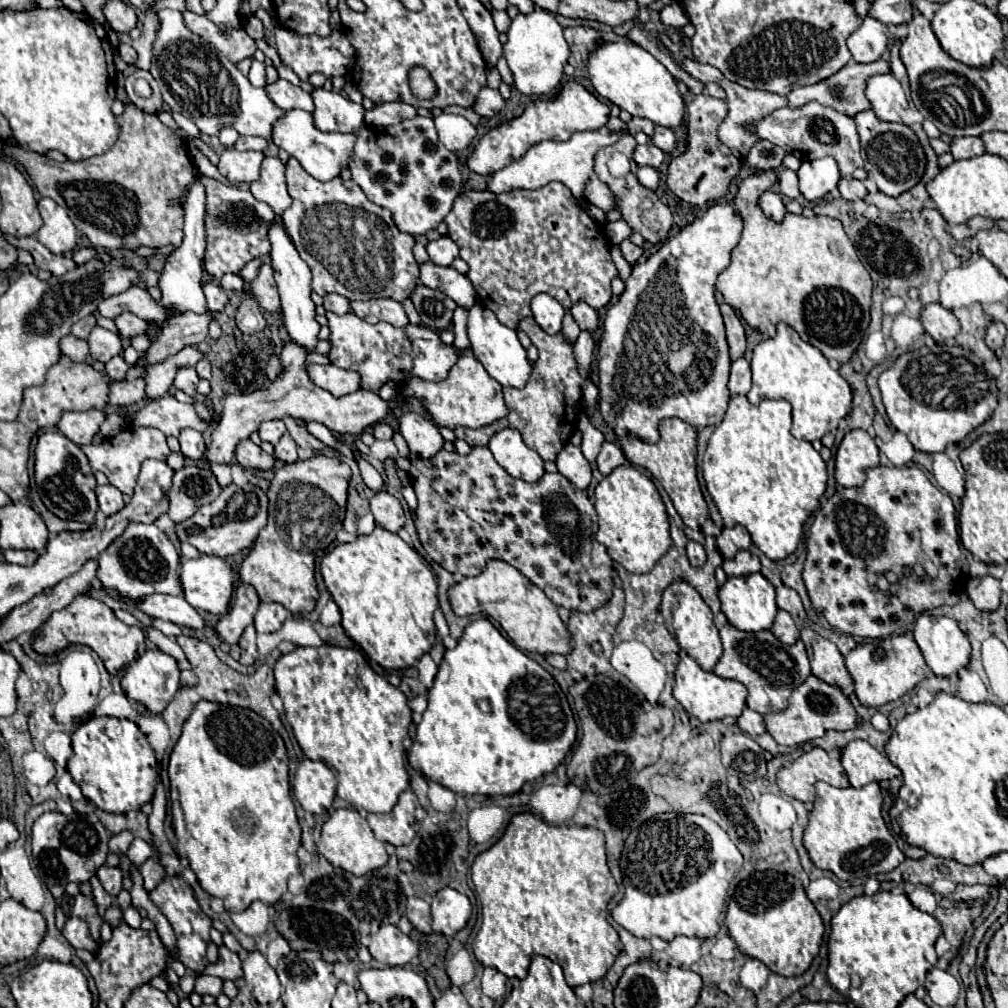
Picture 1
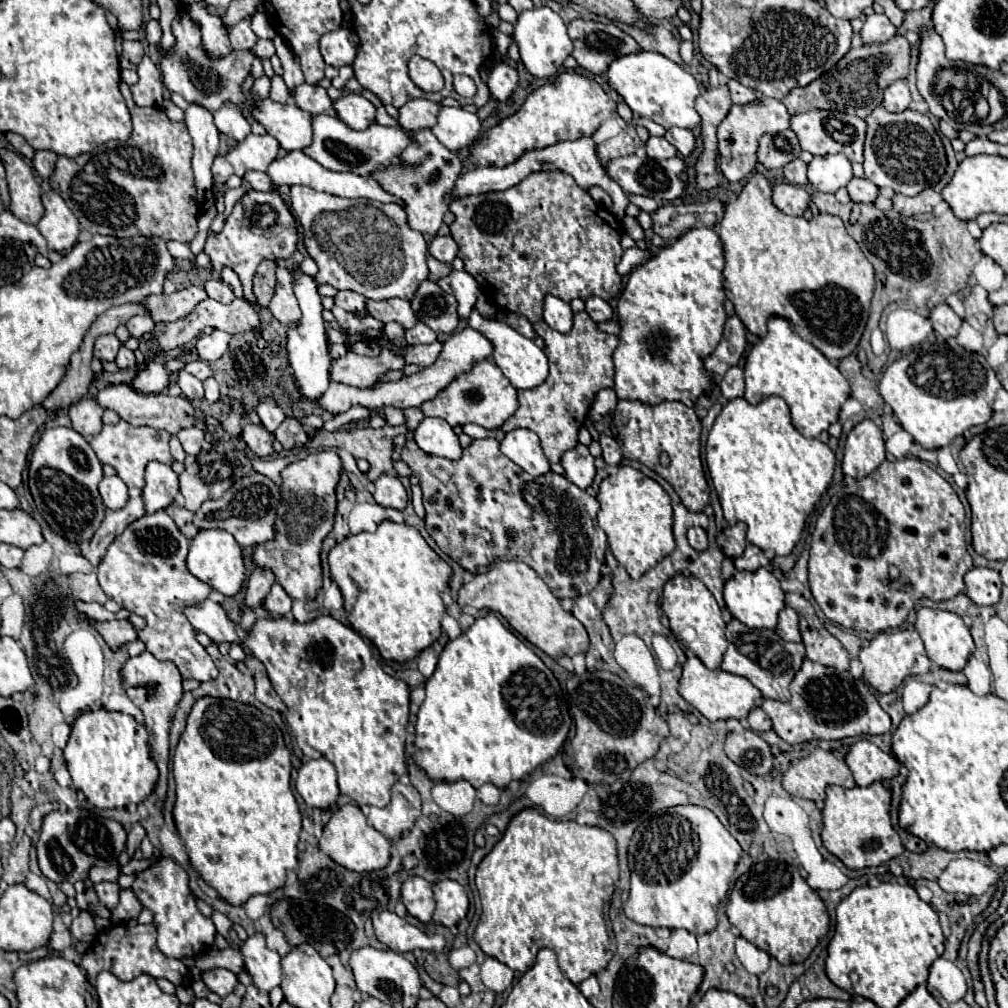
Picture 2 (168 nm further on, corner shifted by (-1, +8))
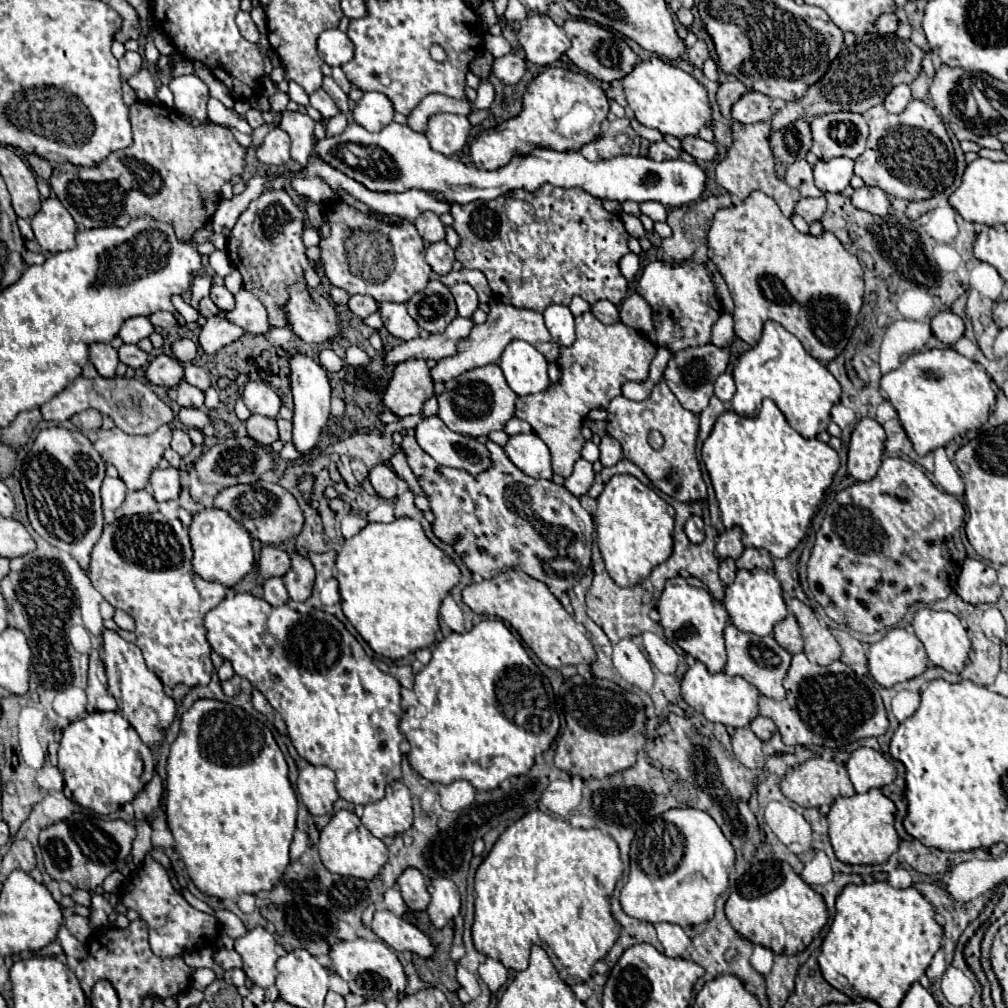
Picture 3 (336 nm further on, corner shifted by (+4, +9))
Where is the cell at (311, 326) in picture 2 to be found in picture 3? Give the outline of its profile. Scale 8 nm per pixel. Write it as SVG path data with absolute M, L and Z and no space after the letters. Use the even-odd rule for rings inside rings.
M294 354L290 358L290 370L292 370L290 380L292 380L292 394L294 394L294 418L292 418L294 438L292 438L292 444L302 456L308 456L316 448L320 434L330 418L330 396L332 396L330 382L326 378L324 368L304 354Z

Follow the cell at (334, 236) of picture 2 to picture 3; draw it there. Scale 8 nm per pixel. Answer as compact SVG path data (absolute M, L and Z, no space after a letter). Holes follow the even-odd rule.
M308 200L306 204L308 204L306 214L314 228L320 228L324 220L330 222L332 228L330 238L320 240L322 250L320 266L326 278L334 286L344 288L350 294L368 294L376 302L404 302L404 304L416 292L426 288L432 270L424 262L424 242L412 222L404 222L400 224L400 228L388 228L388 224L376 224L376 220L360 216L360 212L352 212L348 204L332 202L322 206L312 204Z

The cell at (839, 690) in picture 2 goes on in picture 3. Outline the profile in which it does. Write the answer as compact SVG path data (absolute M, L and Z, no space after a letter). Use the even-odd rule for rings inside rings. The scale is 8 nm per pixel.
M796 654L784 678L784 688L786 688L784 700L772 700L772 698L760 696L758 706L760 706L760 714L770 718L776 724L778 732L782 734L782 742L788 746L814 744L814 746L826 746L826 748L844 748L846 744L852 744L860 738L882 736L888 730L888 714L882 704L876 680L870 674L864 674L862 678L858 678L854 670L840 660L828 666L820 666L820 664L812 664L804 654Z

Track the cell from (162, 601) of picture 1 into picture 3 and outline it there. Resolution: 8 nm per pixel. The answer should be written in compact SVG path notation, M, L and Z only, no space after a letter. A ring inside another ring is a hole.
M236 594L208 612L206 628L212 650L228 660L234 672L258 688L280 712L298 754L314 766L328 766L336 772L336 790L344 800L362 806L372 804L384 798L386 784L400 780L400 742L404 740L398 728L402 716L400 684L374 666L360 642L336 616L320 610L300 614L288 604L274 608L264 598Z

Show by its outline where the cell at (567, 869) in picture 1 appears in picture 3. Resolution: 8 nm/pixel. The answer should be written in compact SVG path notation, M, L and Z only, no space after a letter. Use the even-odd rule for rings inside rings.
M540 810L528 812L498 838L492 852L476 870L476 918L472 926L476 950L520 972L528 966L530 948L538 944L548 952L560 978L568 986L588 982L594 964L608 954L620 936L620 924L610 912L610 896L622 872L620 850L612 836L598 828L572 828L568 822Z

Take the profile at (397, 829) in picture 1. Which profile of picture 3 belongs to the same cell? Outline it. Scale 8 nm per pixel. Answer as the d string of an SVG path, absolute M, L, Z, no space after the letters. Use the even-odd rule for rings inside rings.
M392 782L380 802L366 804L362 824L376 836L396 836L412 826L414 810L410 790L402 782Z

